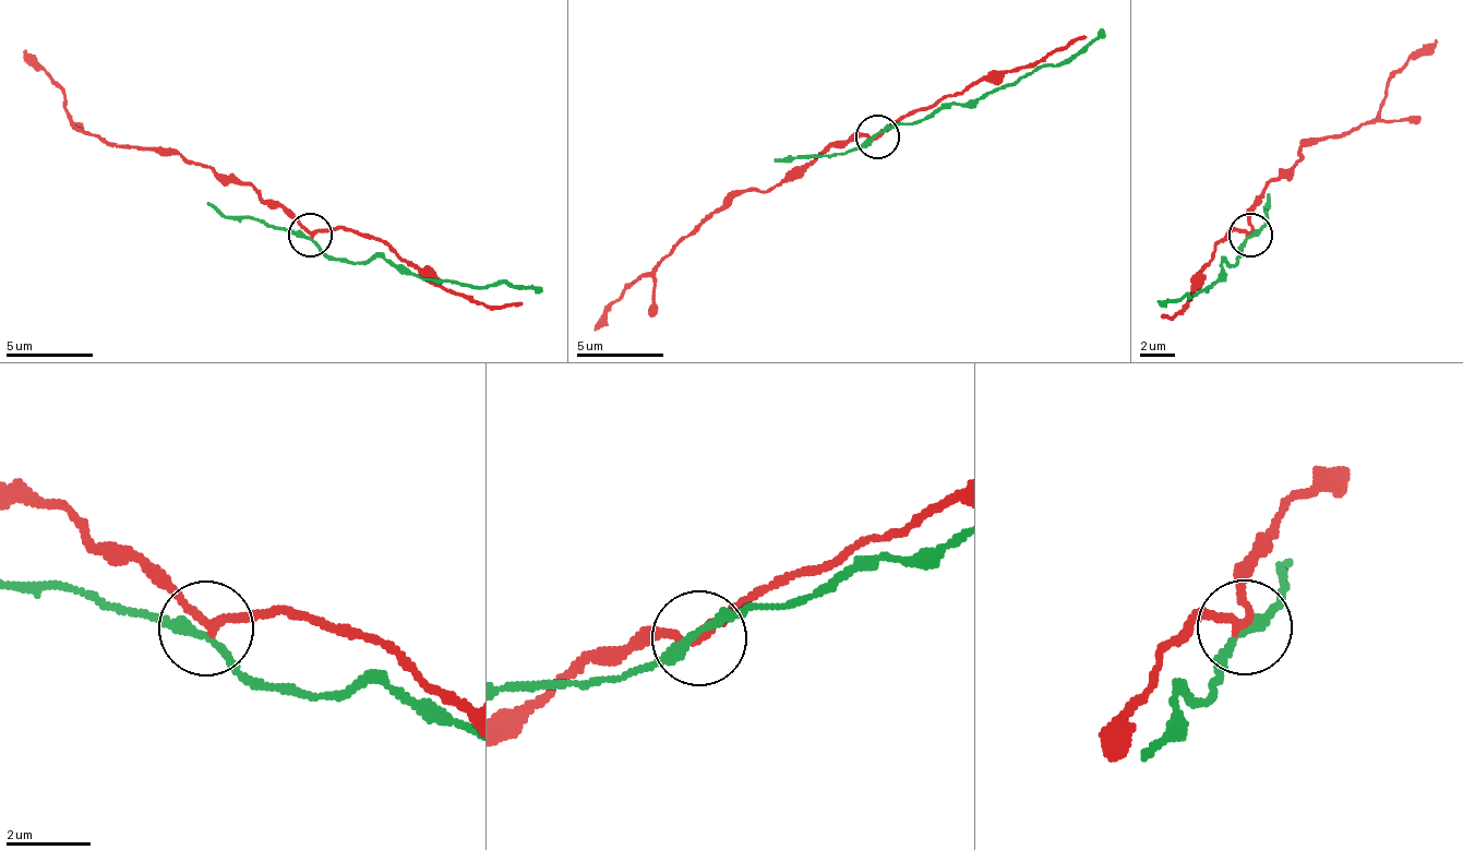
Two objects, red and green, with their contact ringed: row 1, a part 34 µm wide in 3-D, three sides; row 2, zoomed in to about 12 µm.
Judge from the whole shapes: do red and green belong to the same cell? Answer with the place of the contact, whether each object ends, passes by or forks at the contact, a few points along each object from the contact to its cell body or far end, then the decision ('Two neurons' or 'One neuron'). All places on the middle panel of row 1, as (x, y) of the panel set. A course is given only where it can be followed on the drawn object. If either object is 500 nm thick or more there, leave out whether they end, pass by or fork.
Place: (877, 136). At the ring red passes by. At the ring green passes by. Course of red: (876, 138), (848, 135), (762, 193), (735, 192), (635, 283), (594, 332). Course of green: (876, 138), (899, 122), (951, 109), (1005, 88), (1041, 68), (1083, 54), (1105, 32). Two neurons

